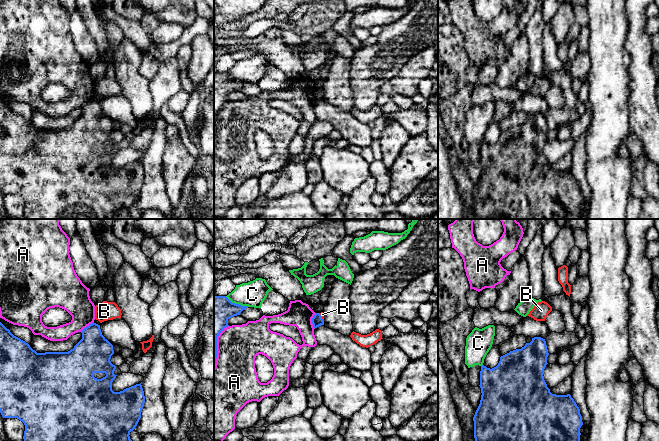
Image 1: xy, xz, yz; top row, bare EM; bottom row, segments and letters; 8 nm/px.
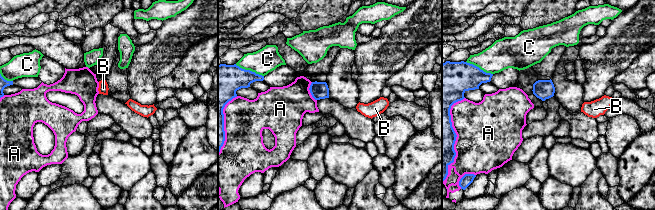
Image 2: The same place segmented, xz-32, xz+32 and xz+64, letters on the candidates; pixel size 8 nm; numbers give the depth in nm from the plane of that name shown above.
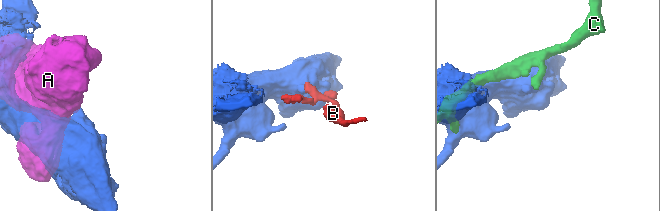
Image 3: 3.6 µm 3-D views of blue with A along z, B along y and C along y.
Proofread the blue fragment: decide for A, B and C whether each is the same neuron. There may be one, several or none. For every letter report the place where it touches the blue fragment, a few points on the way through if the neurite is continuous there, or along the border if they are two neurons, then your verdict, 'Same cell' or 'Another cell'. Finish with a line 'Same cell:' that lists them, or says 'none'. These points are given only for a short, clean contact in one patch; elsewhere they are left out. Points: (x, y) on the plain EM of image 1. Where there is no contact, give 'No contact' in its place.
A: Touches blue at xz (312, 97). Another cell
B: Touches blue at xz (321, 93). Boundary: xz (319, 89), (323, 97). Another cell
C: Touches blue at xz (237, 80). Another cell
Same cell: none

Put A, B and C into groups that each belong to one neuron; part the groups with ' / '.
A / B / C

